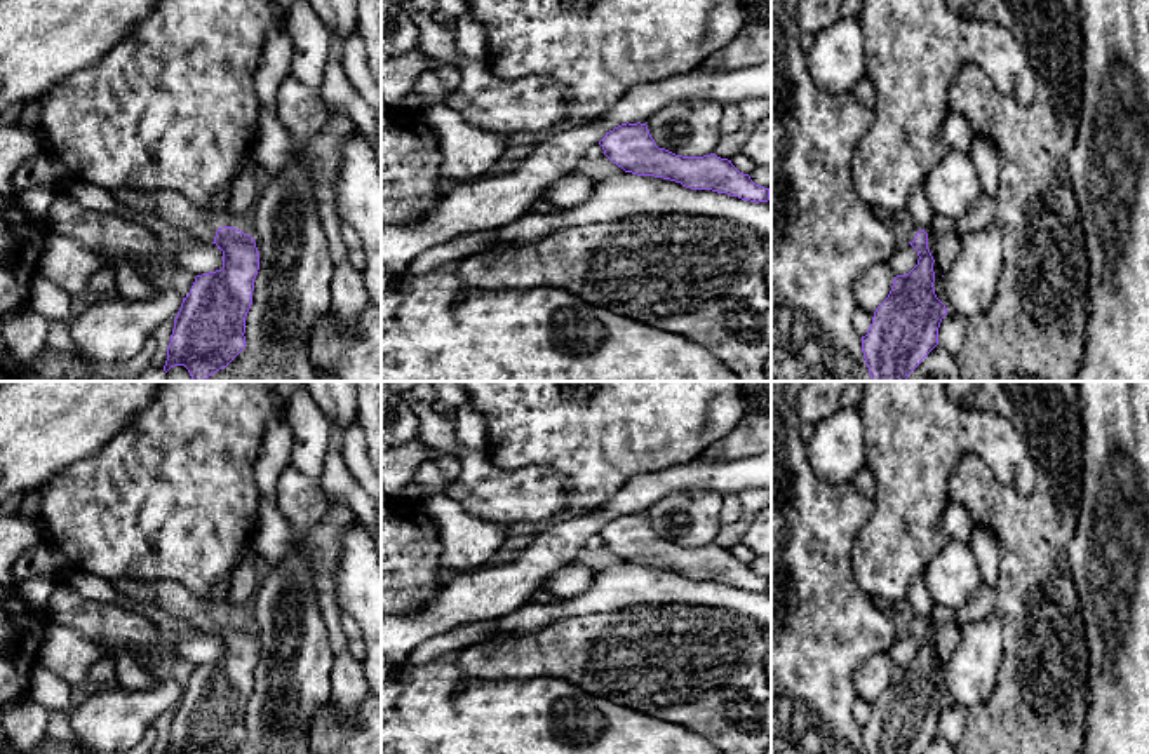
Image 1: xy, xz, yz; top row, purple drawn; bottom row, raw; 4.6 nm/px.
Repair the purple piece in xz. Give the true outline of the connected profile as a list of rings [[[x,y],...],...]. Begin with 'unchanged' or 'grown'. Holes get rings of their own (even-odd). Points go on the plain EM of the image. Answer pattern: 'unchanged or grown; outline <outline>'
unchanged; outline [[[622,514],[599,531],[604,545],[625,562],[655,566],[691,580],[712,580],[742,590],[768,592],[769,578],[756,575],[731,550],[716,543],[682,547],[658,538],[646,514]]]

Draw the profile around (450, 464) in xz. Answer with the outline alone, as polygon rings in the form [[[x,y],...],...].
[[[453,453],[437,454],[435,458],[437,467],[446,474],[447,482],[458,481],[461,474],[461,460]]]

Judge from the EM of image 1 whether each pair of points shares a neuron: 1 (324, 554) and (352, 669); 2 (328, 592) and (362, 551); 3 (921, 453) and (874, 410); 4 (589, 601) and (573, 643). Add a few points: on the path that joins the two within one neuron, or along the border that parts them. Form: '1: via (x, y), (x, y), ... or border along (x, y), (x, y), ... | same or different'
1: via (324, 582), (338, 641) | same
2: border along (342, 545), (335, 572), (340, 612) | different
3: via (909, 441), (886, 418) | same
4: border along (624, 608), (578, 613), (554, 620), (545, 627) | different

